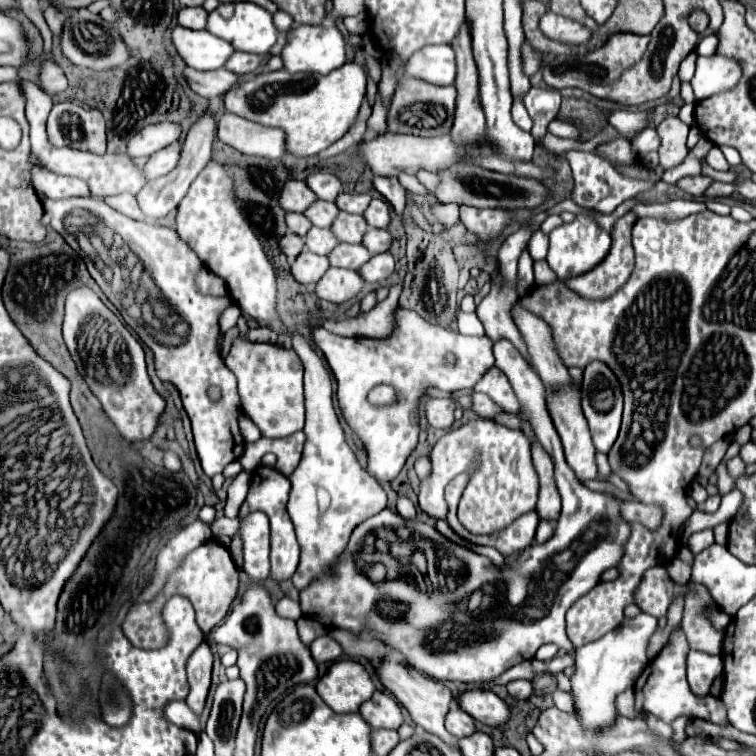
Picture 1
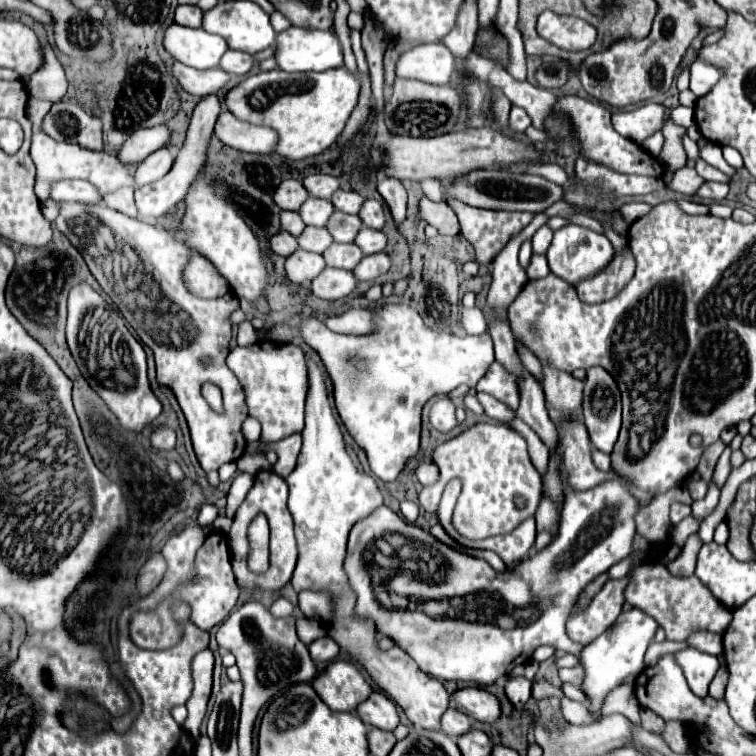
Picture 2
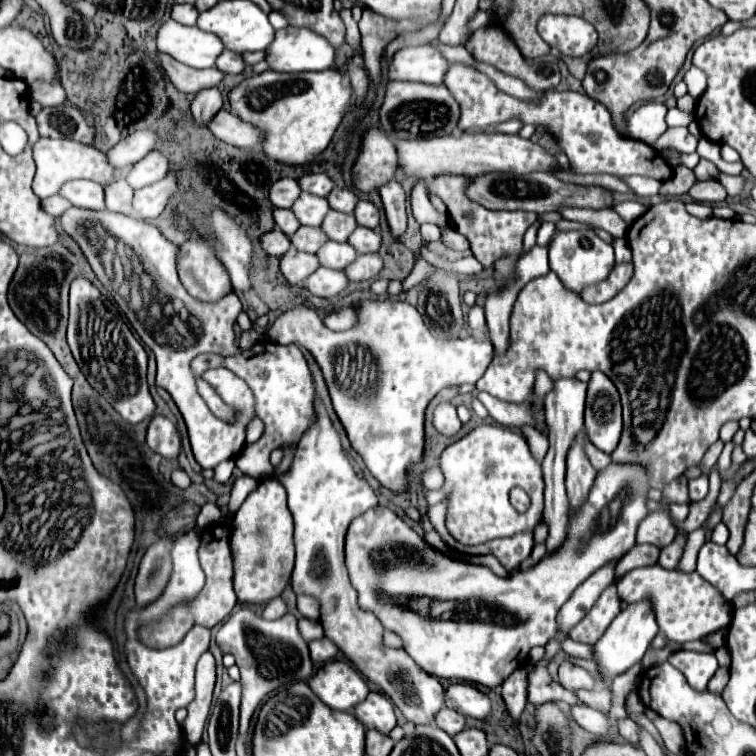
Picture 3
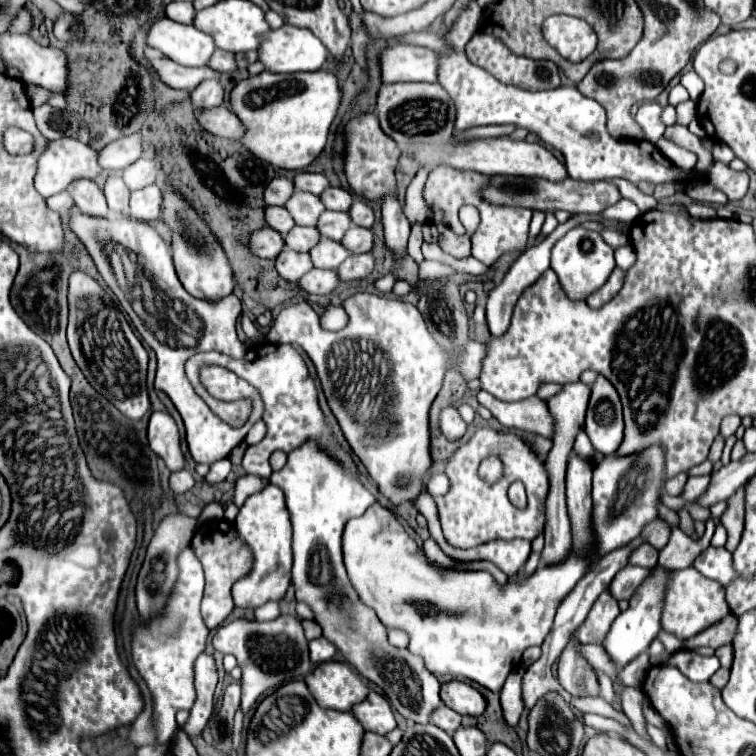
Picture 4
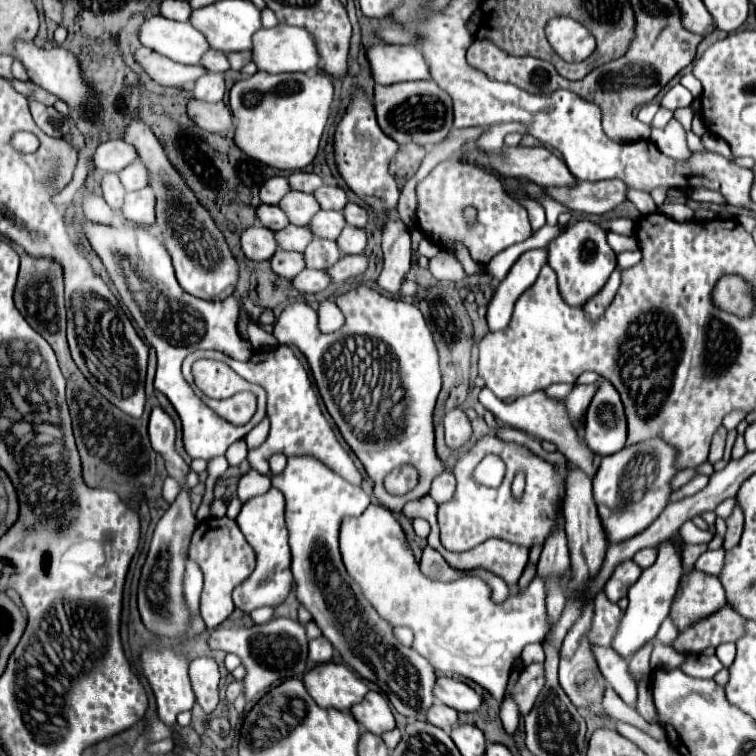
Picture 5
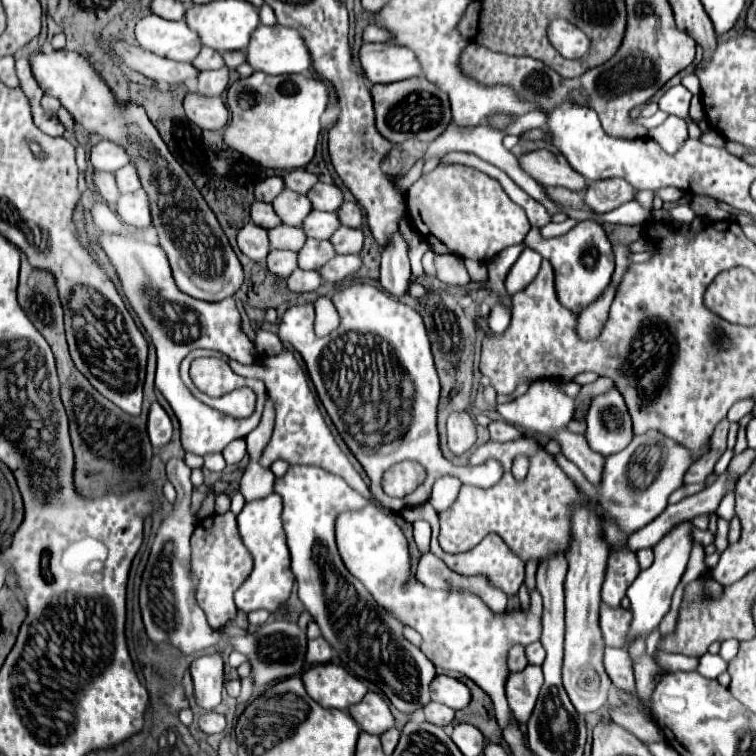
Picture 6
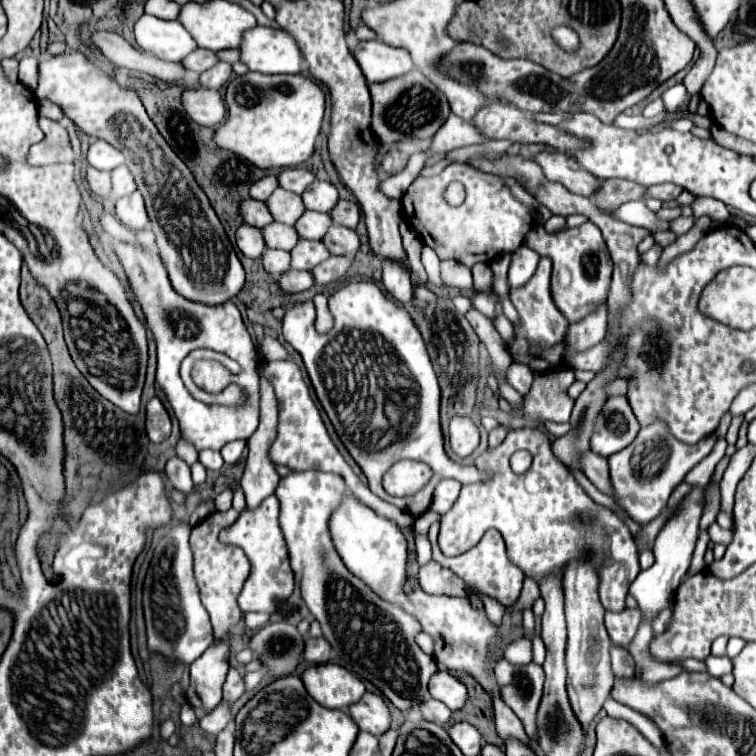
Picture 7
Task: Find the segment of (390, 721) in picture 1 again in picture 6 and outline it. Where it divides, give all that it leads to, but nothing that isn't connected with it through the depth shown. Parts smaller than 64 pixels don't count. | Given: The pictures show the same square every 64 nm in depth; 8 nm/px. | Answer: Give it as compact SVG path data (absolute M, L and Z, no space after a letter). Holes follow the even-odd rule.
M368 692L364 696L364 700L350 706L348 712L352 714L352 718L358 722L358 726L364 732L370 732L376 736L384 734L386 730L390 730L394 726L394 718L392 718L388 704L376 692Z

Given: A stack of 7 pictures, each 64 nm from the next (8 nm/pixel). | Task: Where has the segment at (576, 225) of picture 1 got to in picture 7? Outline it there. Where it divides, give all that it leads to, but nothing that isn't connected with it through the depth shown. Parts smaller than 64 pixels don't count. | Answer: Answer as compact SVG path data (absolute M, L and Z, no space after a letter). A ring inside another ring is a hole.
M586 222L578 228L568 228L558 234L544 232L542 226L536 226L528 232L526 246L536 250L542 256L550 256L552 260L552 300L556 308L564 314L564 318L574 324L580 322L584 316L592 314L606 302L610 276L612 276L612 260L606 248L606 242L600 234L600 228L592 222Z

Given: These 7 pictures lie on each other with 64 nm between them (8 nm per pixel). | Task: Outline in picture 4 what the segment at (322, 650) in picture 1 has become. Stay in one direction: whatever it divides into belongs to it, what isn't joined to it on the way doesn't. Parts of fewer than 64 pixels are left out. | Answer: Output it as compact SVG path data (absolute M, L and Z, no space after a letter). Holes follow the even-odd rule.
M316 638L310 642L310 660L314 664L328 662L328 660L332 660L334 654L336 654L336 648L326 638Z

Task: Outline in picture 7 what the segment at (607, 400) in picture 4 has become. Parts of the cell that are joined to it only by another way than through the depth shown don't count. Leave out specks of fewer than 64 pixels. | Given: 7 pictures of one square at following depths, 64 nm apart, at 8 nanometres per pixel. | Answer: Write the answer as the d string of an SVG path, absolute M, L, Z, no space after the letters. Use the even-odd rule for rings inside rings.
M610 396L604 404L592 434L592 452L598 456L612 456L626 448L638 434L640 426L630 408L628 398Z

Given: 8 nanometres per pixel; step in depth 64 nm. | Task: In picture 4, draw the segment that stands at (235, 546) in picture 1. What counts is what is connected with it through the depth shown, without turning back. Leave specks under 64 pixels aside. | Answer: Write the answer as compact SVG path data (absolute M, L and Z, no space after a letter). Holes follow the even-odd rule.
M268 484L264 492L252 494L244 506L240 508L234 526L240 534L240 538L252 548L254 552L254 566L252 572L244 578L240 578L232 586L232 598L238 608L258 608L266 602L280 602L290 586L290 568L292 568L292 526L290 516L284 504L284 492Z

